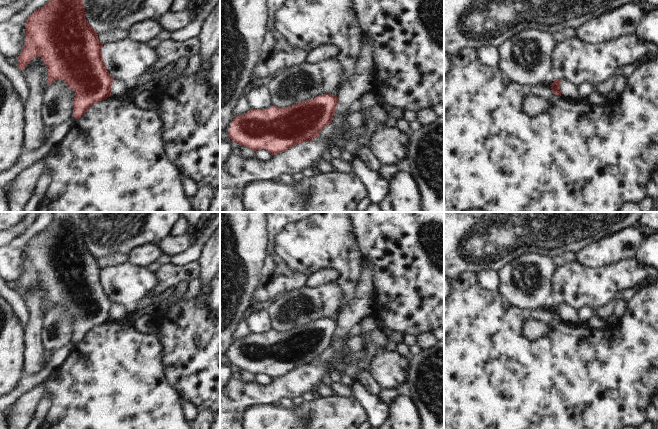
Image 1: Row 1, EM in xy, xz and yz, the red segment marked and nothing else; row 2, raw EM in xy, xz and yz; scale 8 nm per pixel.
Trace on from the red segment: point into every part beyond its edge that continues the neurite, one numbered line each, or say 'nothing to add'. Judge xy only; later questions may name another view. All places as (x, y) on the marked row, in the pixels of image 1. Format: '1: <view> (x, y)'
nothing to add

